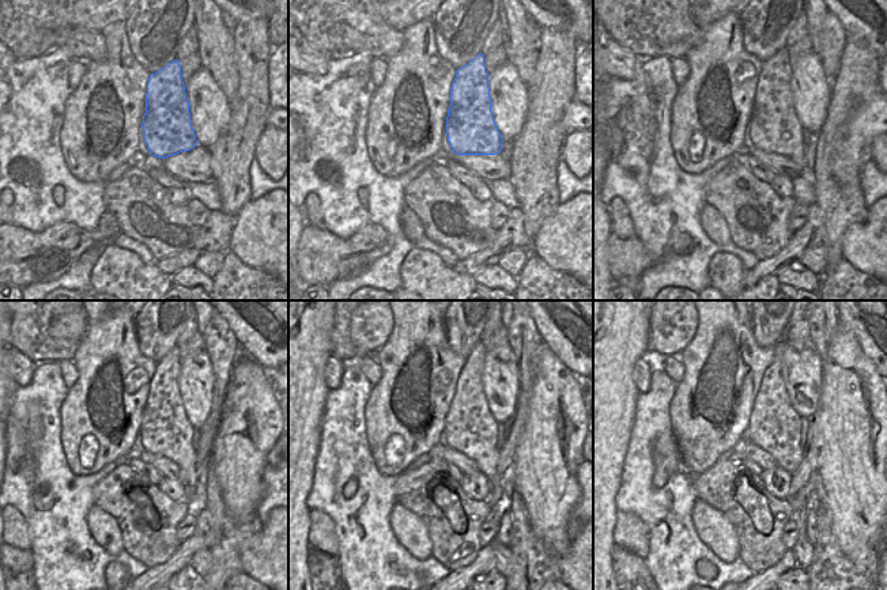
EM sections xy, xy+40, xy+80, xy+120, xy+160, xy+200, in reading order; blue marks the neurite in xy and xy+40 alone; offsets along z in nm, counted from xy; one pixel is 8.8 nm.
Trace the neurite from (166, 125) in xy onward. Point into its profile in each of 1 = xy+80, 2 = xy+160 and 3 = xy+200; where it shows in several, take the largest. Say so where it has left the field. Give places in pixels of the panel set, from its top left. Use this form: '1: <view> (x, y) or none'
1: xy+80 (774, 127)
2: xy+160 (470, 427)
3: xy+200 (774, 426)

